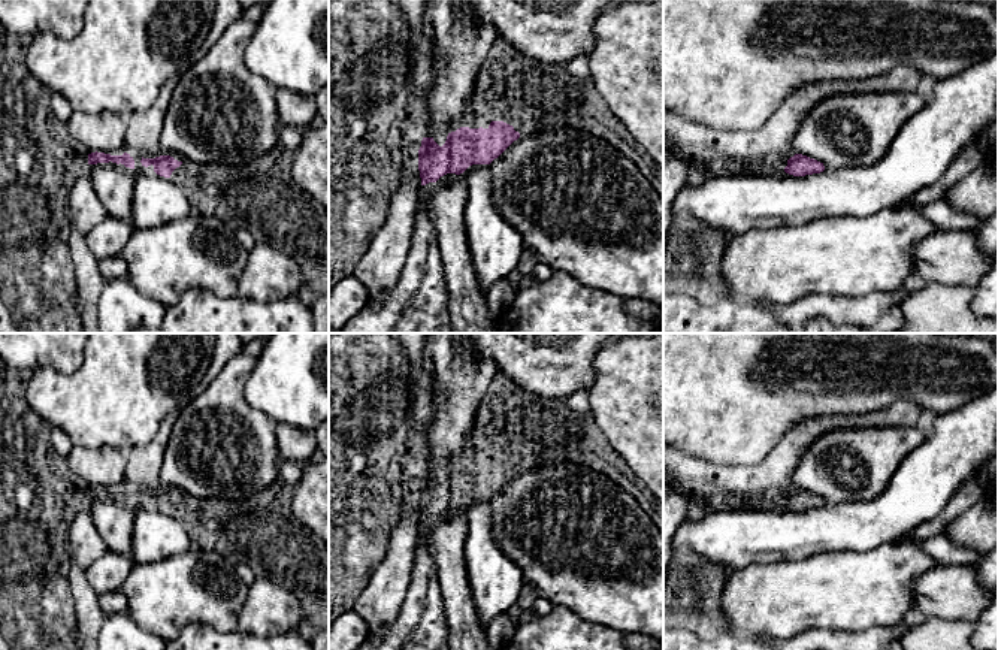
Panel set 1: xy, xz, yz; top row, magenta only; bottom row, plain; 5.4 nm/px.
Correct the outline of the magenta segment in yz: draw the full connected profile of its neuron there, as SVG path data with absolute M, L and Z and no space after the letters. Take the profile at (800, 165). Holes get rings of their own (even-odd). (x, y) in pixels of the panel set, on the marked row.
M795 154L787 160L784 172L793 176L805 176L820 173L825 170L823 163L802 154Z

